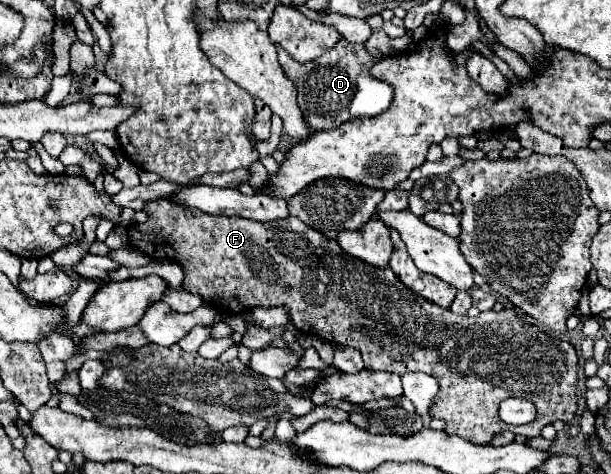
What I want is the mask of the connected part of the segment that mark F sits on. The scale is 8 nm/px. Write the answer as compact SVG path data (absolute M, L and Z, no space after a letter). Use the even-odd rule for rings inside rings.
M165 199L149 201L143 211L149 215L147 221L139 225L135 223L127 229L131 247L151 259L171 259L179 263L185 273L185 291L203 297L217 309L231 307L233 299L245 309L287 307L289 317L299 331L305 335L319 335L335 345L359 349L365 369L369 371L387 371L399 377L411 371L421 371L437 377L439 393L433 401L433 417L447 421L445 431L449 435L459 435L479 445L489 443L489 439L503 429L523 437L537 437L545 425L551 425L557 419L571 423L577 413L575 389L579 367L575 347L527 323L527 319L515 309L487 311L477 317L455 315L453 311L441 309L403 287L389 267L385 271L377 271L375 267L345 255L337 241L325 239L325 235L307 227L297 217L261 223L241 217L185 211L185 207L173 207L173 203L165 203ZM509 397L529 399L537 409L535 421L519 427L503 423L497 409L499 403Z

